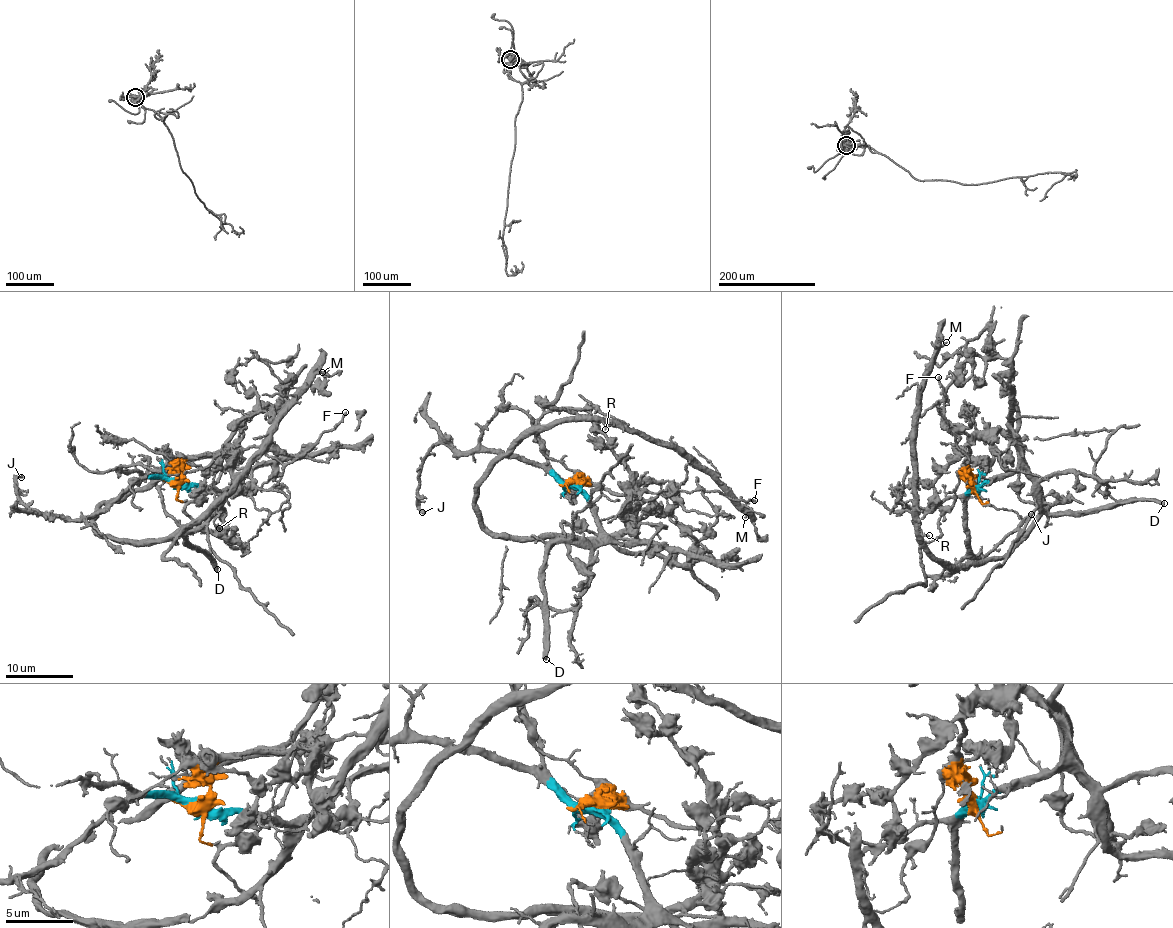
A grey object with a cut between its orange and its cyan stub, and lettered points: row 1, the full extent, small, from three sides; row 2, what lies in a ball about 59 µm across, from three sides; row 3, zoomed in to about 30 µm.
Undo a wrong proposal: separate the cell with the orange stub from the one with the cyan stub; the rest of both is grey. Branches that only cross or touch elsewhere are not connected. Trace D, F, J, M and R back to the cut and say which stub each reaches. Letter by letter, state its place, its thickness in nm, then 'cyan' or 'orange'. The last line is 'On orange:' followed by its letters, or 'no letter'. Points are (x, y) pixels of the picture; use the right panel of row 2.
D: (1164, 503) | 440 nm | cyan
F: (938, 377) | 160 nm | orange
J: (1031, 514) | 160 nm | cyan
M: (946, 342) | 110 nm | orange
R: (929, 535) | 110 nm | orange
On orange: F, M, R

